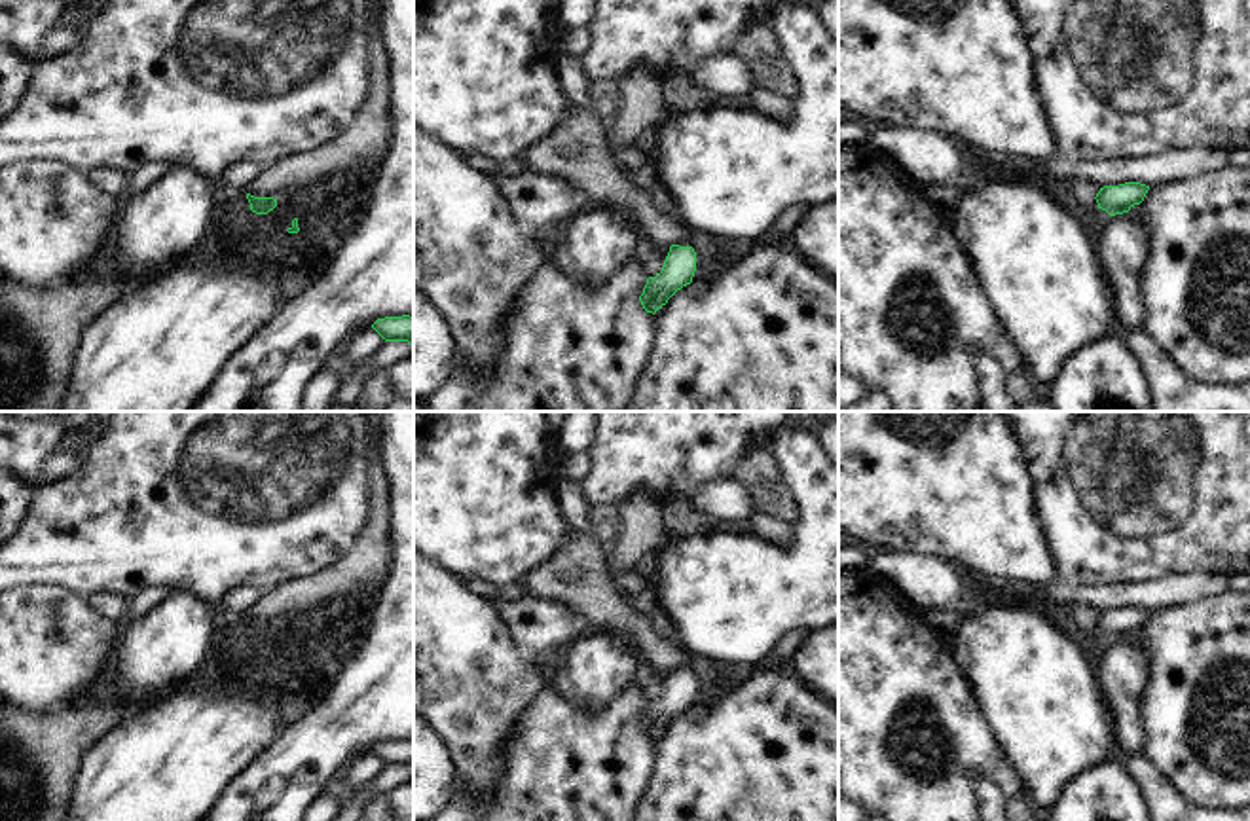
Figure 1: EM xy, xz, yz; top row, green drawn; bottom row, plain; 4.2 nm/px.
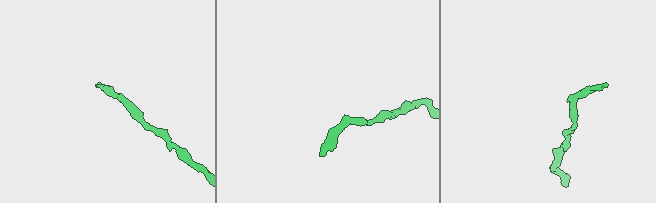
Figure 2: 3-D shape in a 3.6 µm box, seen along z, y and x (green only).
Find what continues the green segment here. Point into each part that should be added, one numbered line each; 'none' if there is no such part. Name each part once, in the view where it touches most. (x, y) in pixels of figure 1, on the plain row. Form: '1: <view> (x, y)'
none

